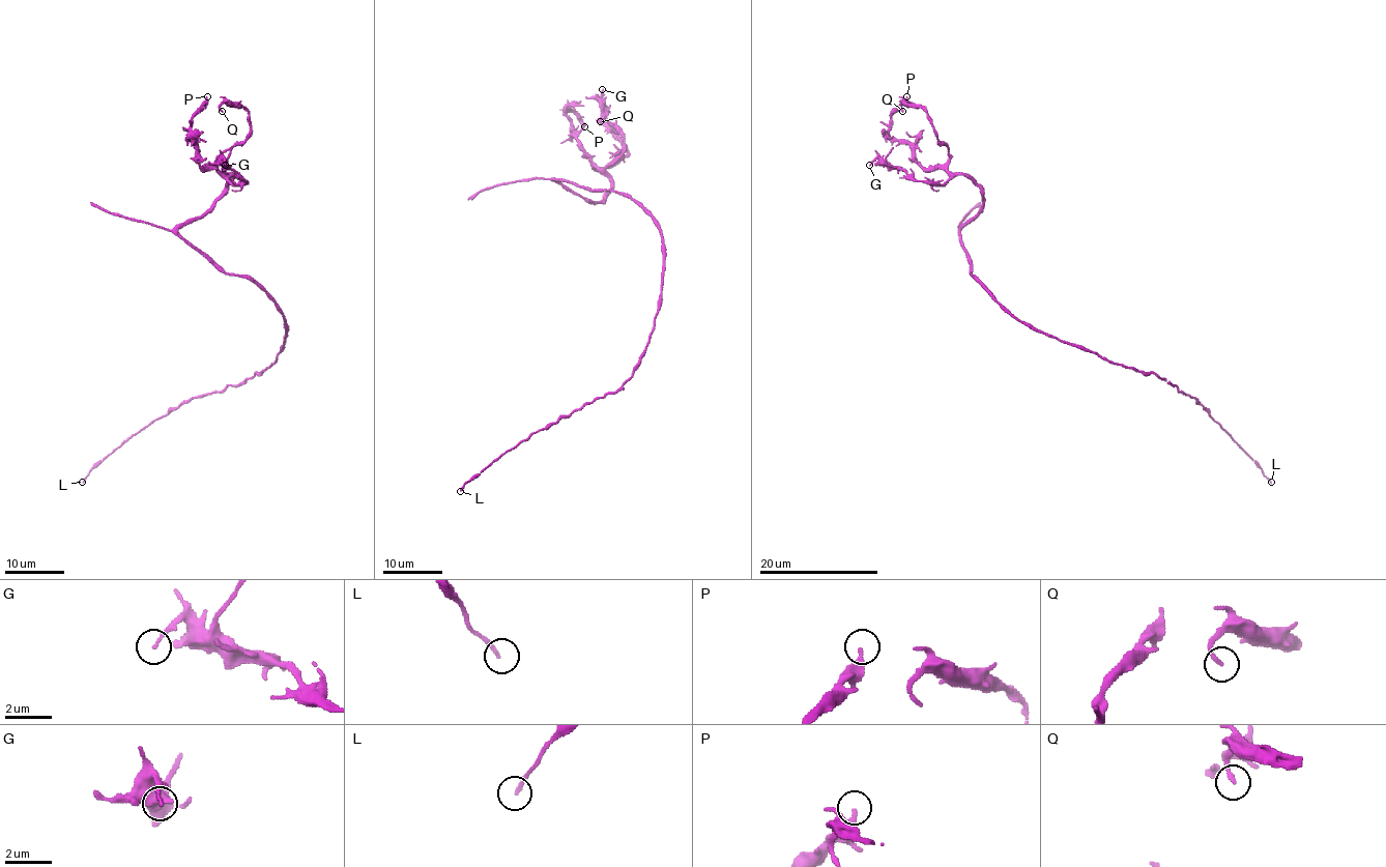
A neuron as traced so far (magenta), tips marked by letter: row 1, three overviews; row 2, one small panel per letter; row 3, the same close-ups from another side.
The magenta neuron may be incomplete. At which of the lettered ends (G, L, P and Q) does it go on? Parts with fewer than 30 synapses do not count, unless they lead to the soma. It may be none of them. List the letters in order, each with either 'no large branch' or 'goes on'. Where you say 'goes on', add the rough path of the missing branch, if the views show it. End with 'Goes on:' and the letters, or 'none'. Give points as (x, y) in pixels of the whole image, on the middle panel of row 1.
G: no large branch
L: no large branch
P: no large branch
Q: no large branch
Goes on: none

